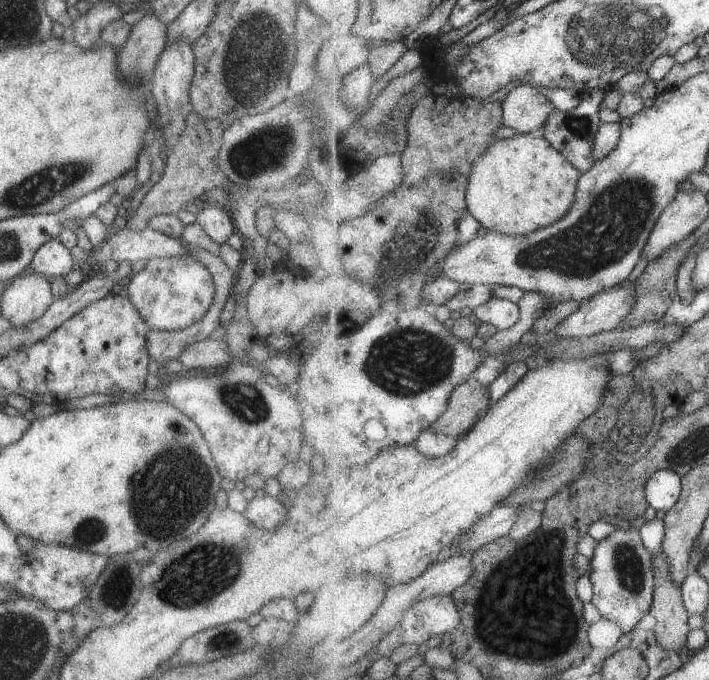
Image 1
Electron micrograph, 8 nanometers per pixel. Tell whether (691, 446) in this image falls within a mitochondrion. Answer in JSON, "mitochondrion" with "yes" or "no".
{"mitochondrion":"yes"}

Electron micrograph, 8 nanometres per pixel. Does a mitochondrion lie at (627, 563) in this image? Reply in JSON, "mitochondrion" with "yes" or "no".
{"mitochondrion":"yes"}

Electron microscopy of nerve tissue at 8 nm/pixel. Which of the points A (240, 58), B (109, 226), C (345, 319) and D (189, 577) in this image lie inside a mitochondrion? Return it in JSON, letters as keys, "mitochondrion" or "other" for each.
{"A":"mitochondrion","B":"other","C":"other","D":"mitochondrion"}

